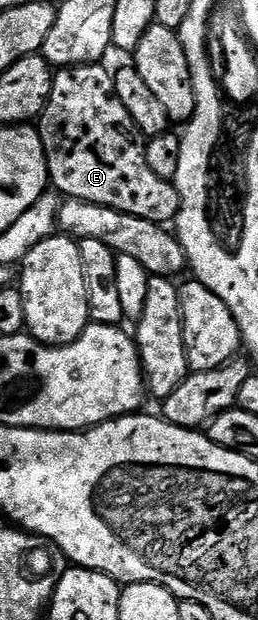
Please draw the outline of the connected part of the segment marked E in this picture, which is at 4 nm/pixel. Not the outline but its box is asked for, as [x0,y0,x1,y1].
[36,63,180,225]

